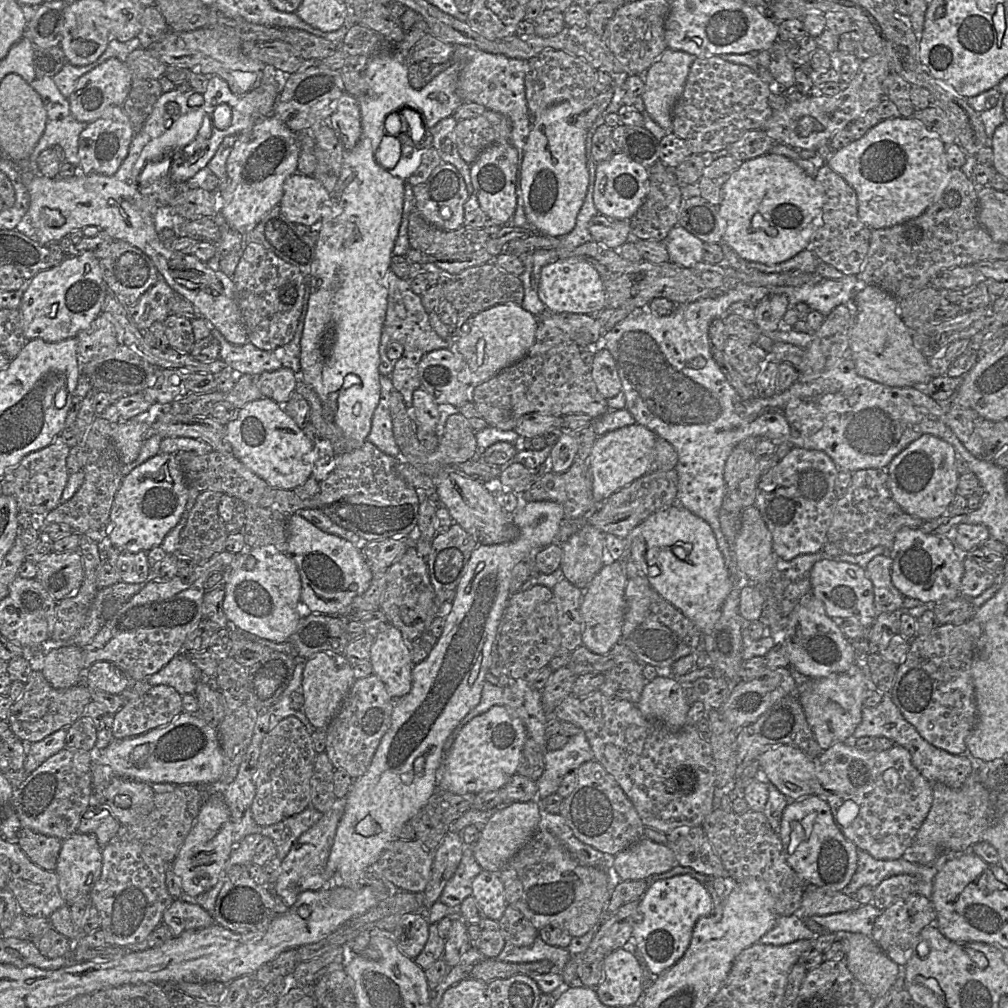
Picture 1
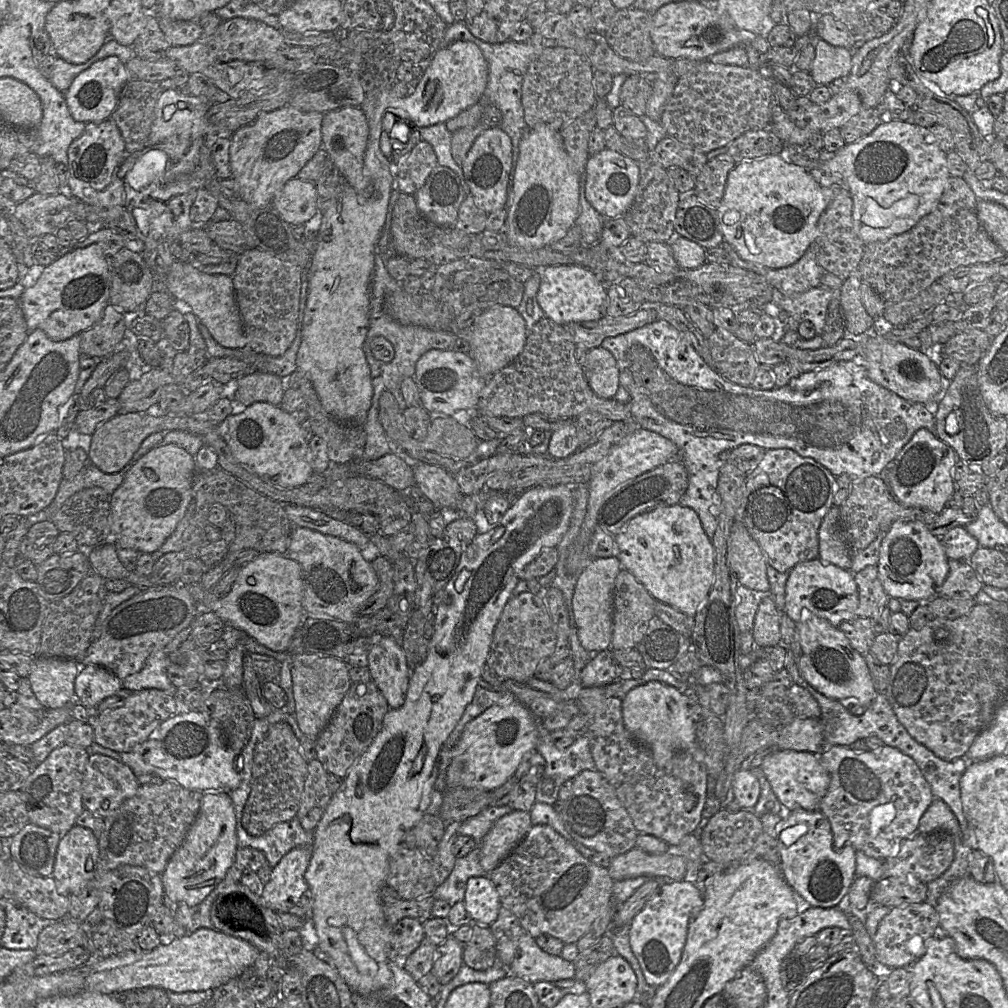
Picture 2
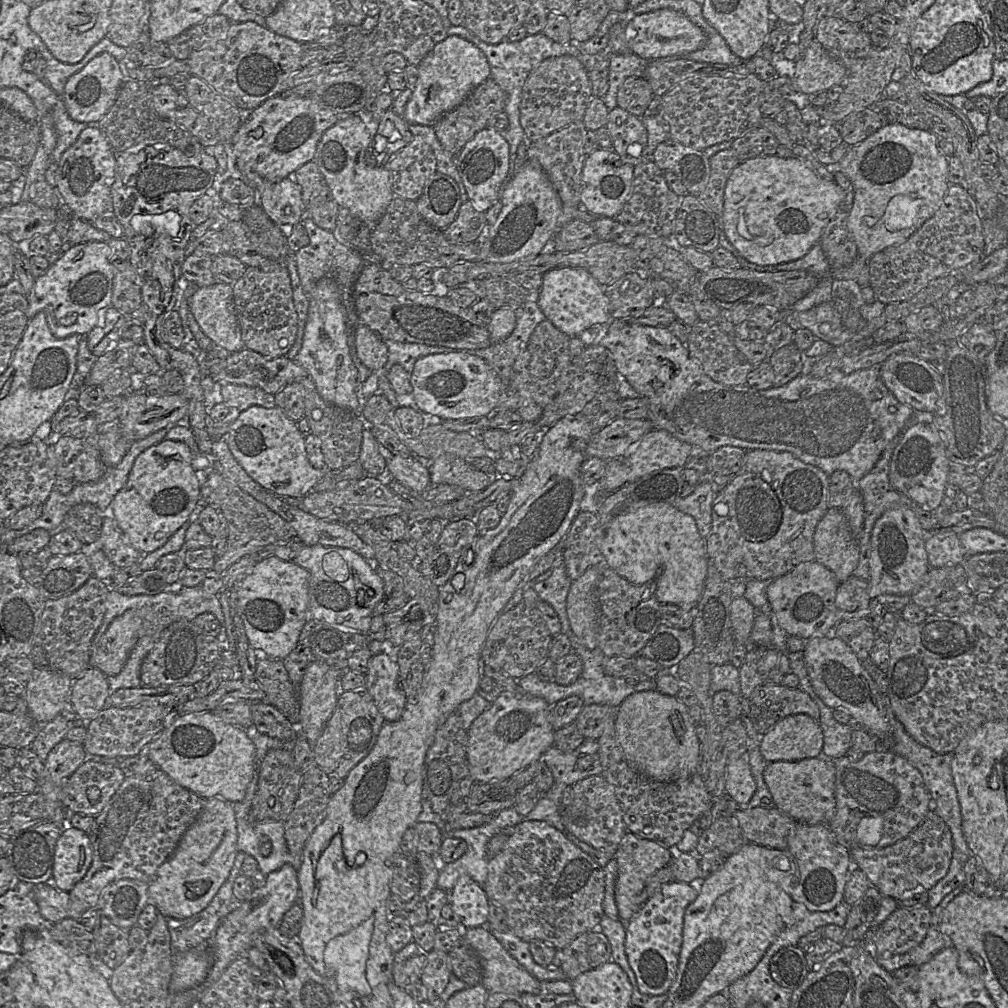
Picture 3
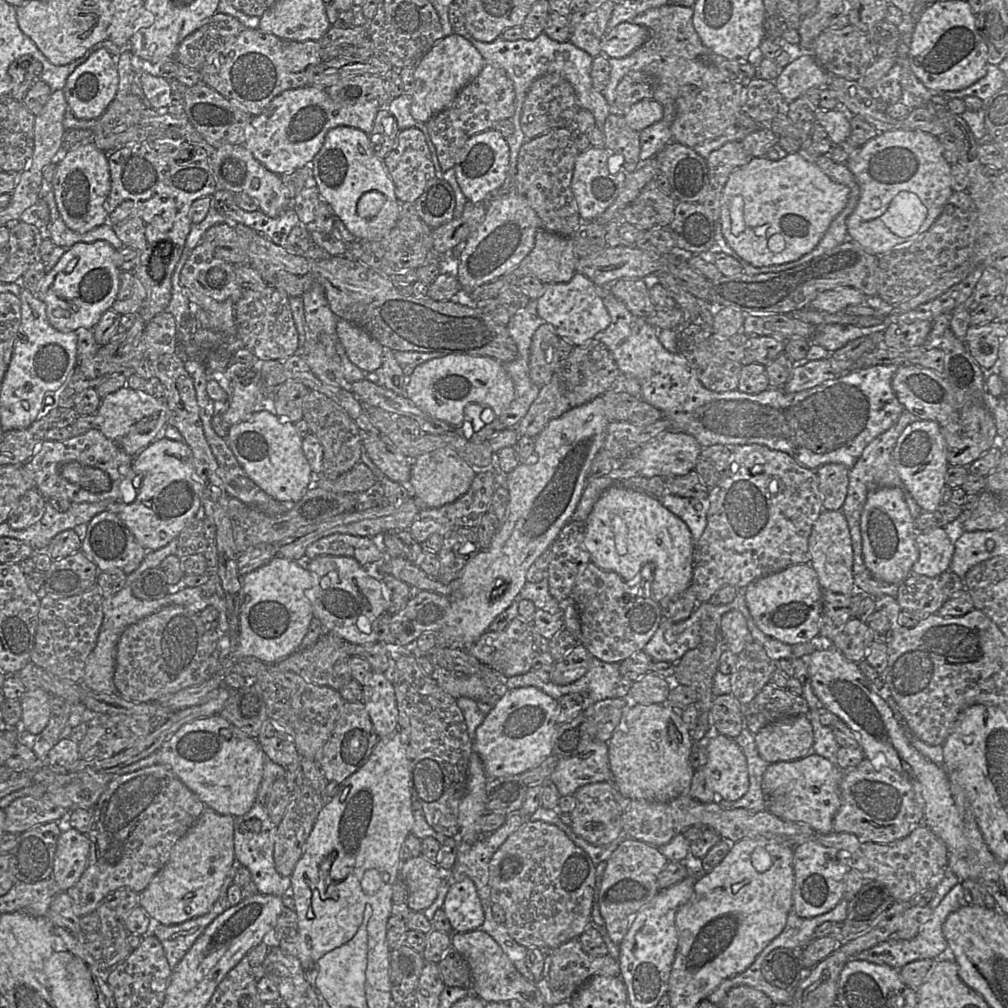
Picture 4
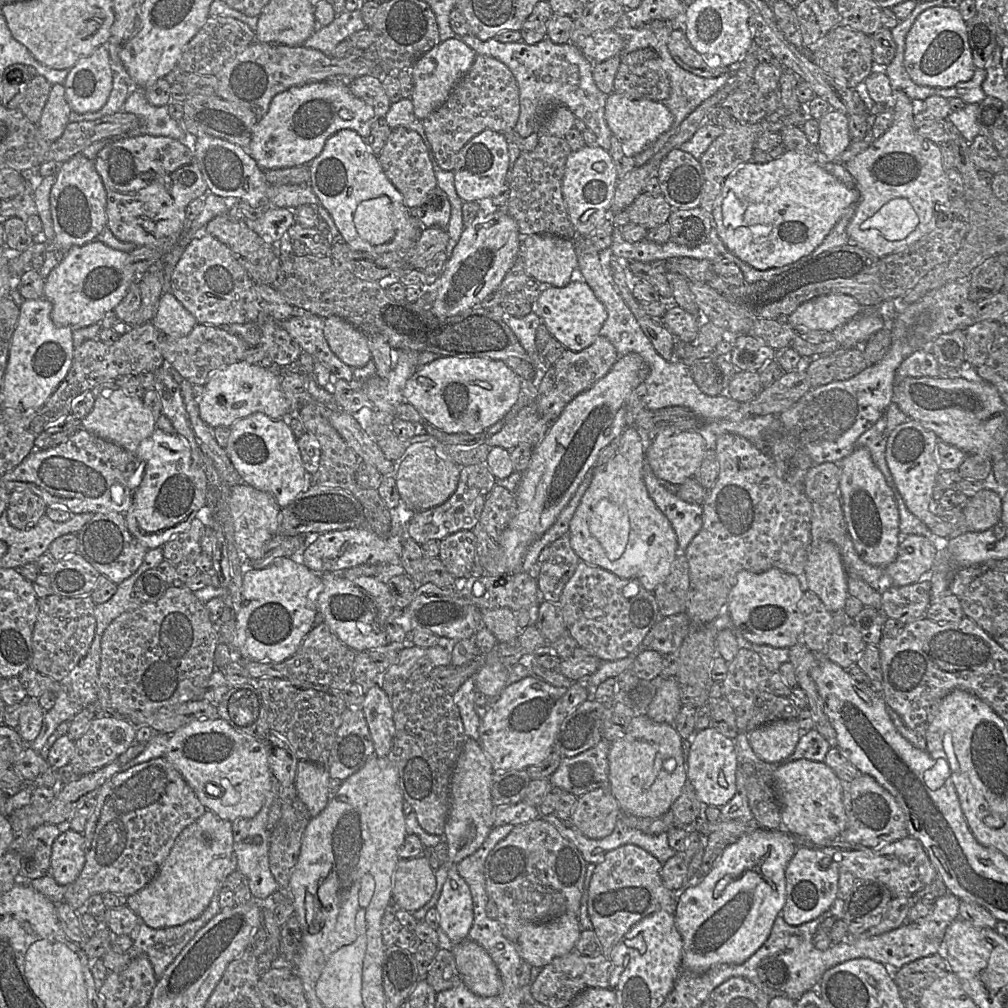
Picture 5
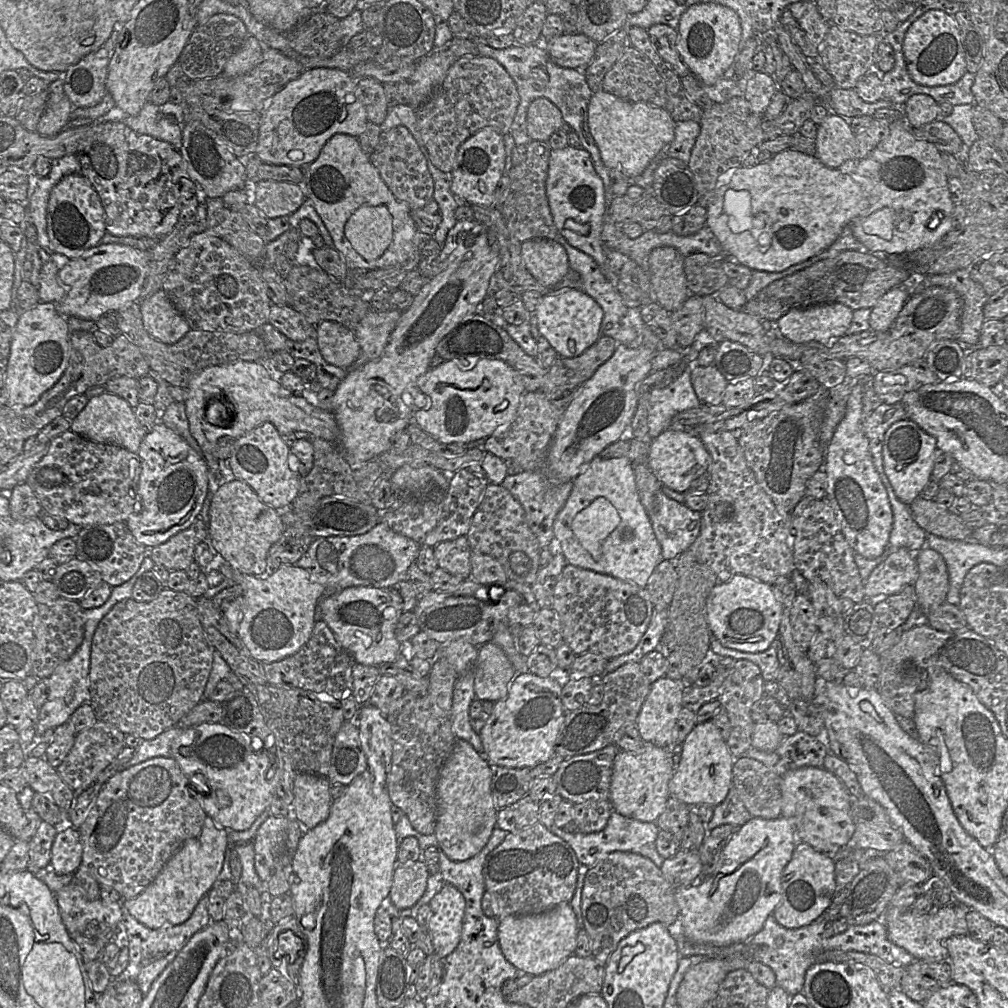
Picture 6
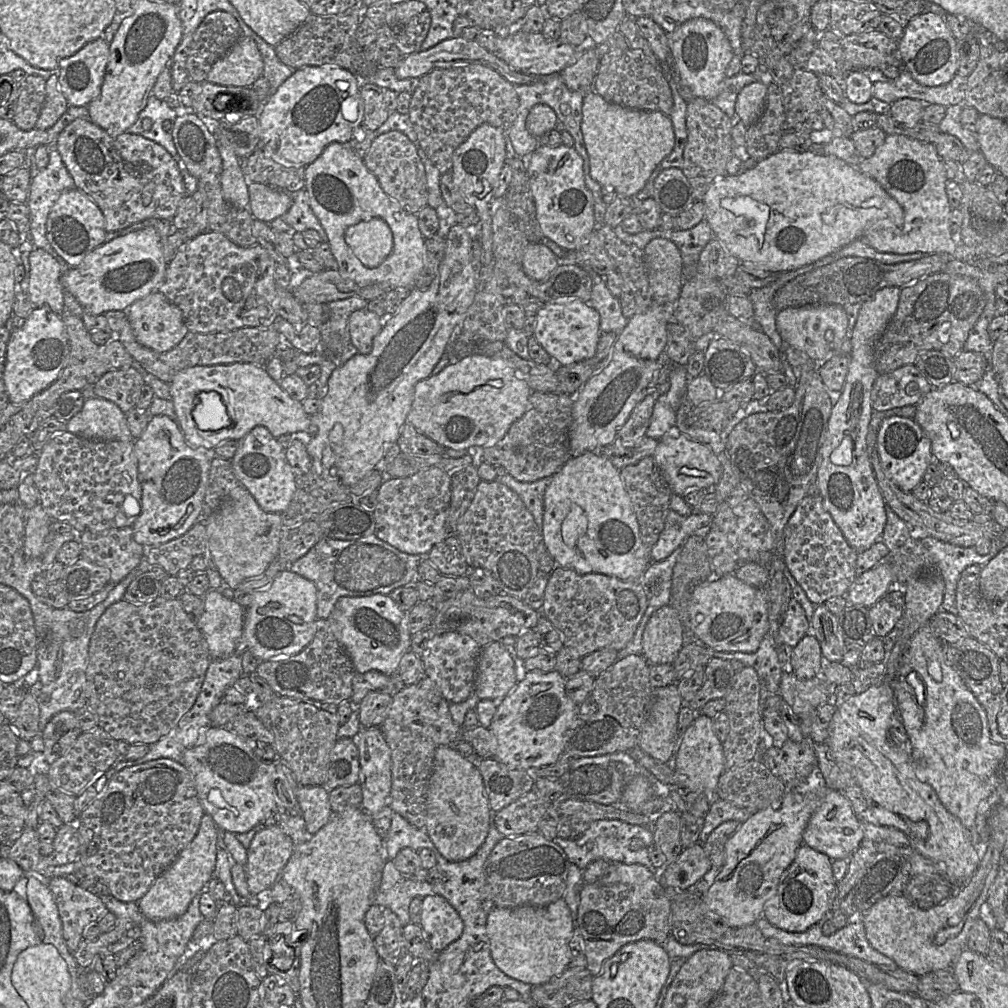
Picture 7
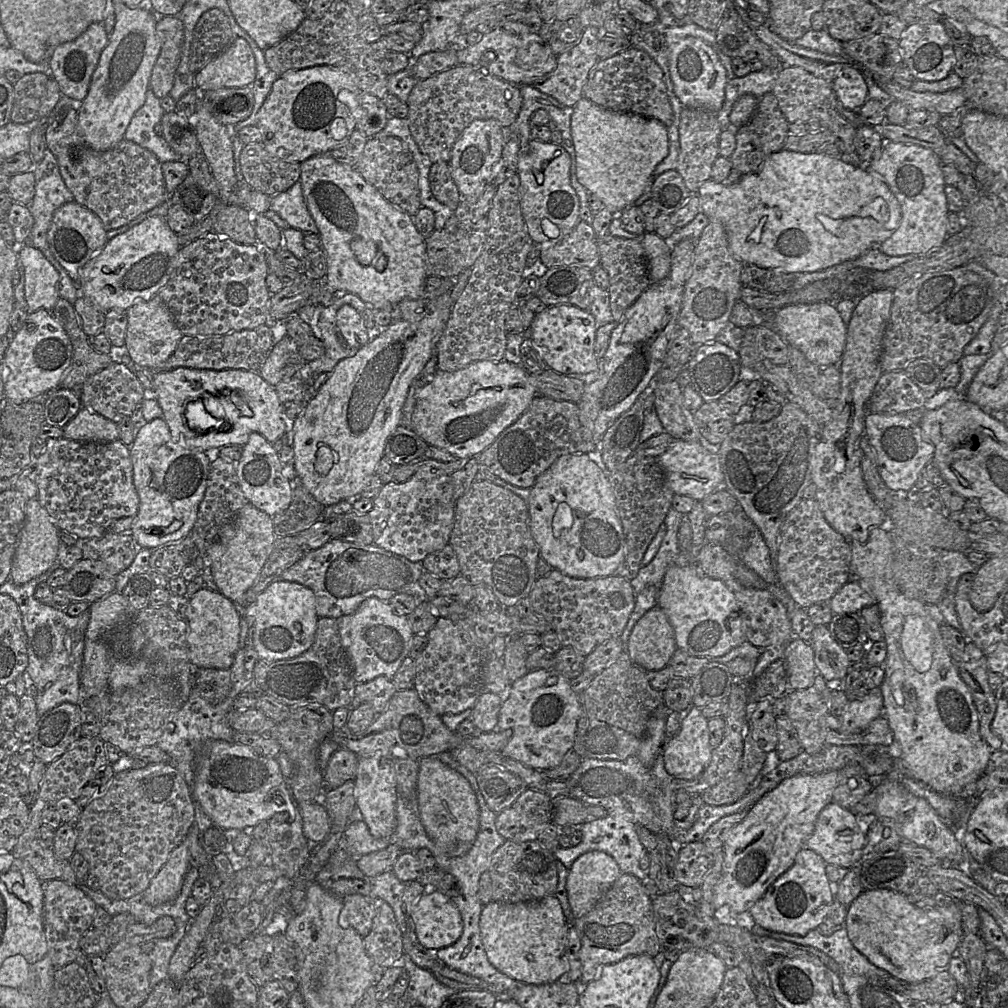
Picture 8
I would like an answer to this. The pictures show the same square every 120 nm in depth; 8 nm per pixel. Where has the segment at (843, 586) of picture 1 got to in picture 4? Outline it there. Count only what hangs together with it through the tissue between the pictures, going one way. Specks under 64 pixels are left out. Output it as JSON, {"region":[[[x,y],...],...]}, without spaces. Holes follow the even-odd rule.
{"region":[[[810,563],[794,564],[752,581],[745,587],[745,601],[755,625],[768,636],[793,645],[819,635],[822,587]]]}

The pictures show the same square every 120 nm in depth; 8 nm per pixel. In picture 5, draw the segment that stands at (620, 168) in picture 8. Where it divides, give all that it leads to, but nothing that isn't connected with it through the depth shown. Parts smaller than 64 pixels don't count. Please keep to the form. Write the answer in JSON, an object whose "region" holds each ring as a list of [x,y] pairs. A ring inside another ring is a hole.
{"region":[[[619,93],[607,96],[605,120],[613,136],[621,143],[623,153],[634,157],[651,145],[673,124],[673,115],[663,102],[649,99],[631,99]]]}

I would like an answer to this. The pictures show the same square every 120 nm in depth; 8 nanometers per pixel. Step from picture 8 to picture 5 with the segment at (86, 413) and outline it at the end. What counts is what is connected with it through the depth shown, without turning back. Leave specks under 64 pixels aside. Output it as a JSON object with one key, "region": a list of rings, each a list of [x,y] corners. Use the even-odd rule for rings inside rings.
{"region":[[[118,388],[95,397],[93,409],[79,423],[81,428],[136,454],[141,442],[151,436],[157,428],[157,418],[144,404],[142,398],[132,396]]]}

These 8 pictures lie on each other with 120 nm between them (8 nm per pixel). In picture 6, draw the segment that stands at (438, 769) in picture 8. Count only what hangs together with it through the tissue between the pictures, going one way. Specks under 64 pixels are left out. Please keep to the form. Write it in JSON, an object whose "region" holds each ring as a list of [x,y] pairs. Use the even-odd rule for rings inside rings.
{"region":[[[457,739],[444,761],[436,783],[437,817],[434,835],[438,847],[452,861],[472,858],[485,846],[496,827],[496,808],[491,793],[487,760],[465,740]]]}

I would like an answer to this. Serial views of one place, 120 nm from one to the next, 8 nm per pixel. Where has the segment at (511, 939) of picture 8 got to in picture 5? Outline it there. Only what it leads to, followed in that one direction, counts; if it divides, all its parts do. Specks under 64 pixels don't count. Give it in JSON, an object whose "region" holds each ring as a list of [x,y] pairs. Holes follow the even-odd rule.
{"region":[[[574,914],[527,925],[516,941],[522,961],[543,968],[555,958],[573,951],[581,930],[578,916]]]}

